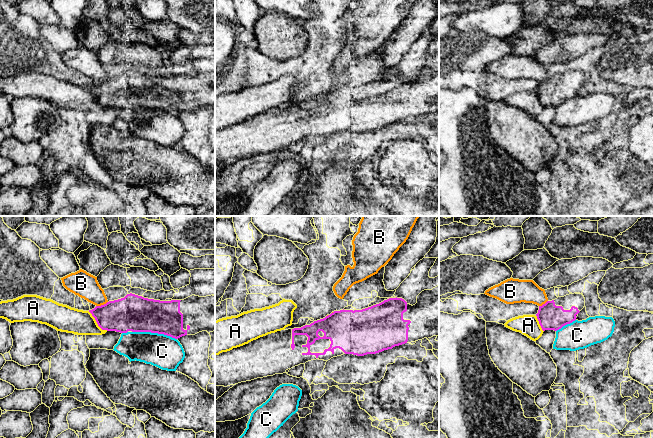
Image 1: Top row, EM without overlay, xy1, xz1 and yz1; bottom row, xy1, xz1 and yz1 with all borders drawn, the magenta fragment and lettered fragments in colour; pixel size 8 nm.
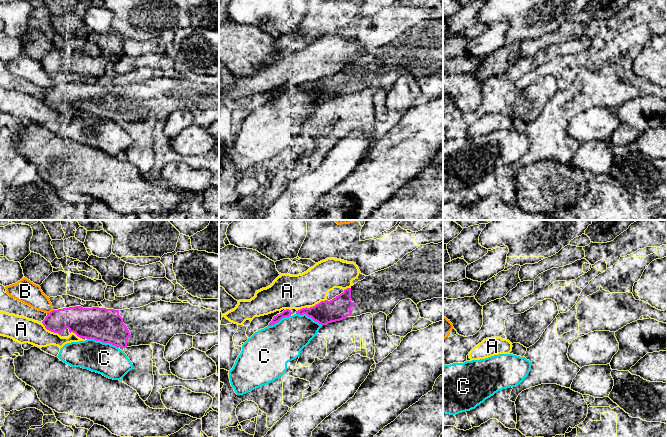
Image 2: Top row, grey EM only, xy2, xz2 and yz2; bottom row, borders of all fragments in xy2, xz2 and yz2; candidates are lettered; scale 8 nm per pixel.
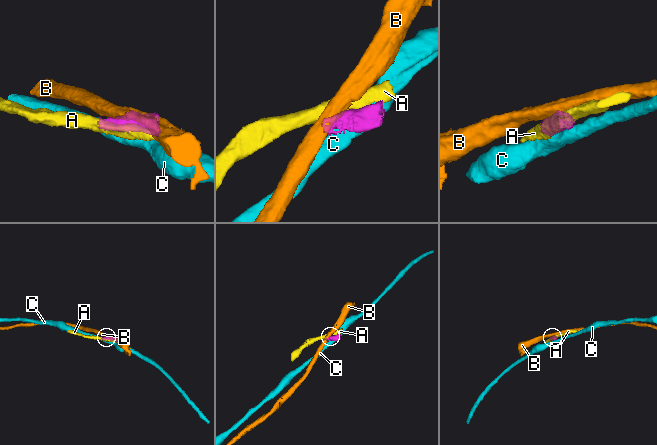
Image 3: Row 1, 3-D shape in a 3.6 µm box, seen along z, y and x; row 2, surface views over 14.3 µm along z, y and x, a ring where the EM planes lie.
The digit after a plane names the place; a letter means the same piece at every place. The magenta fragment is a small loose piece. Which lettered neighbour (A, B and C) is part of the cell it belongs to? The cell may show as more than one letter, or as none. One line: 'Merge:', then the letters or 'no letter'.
Merge: no letter

